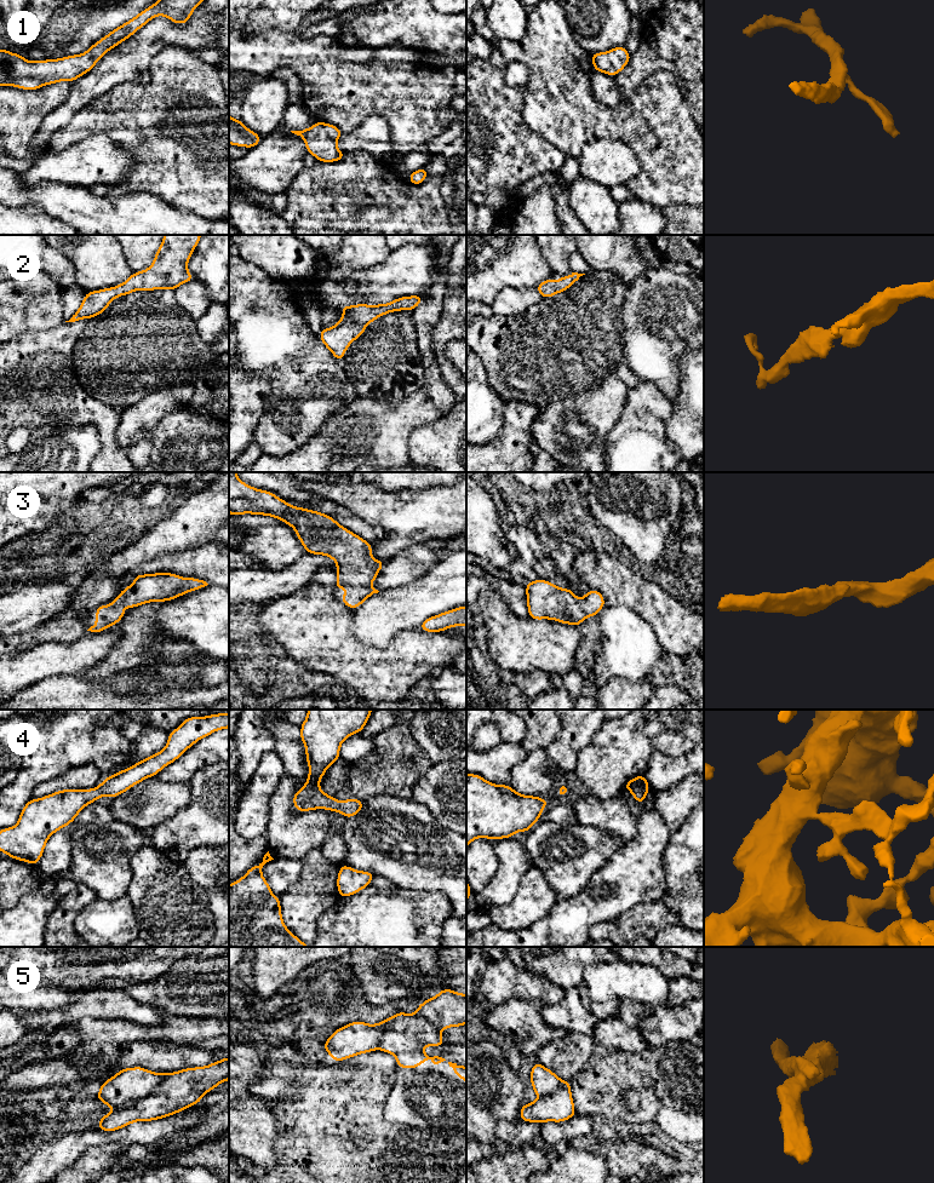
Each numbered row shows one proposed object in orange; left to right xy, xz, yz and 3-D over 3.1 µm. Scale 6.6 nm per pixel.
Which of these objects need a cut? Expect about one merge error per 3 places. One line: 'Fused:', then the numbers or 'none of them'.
Fused: 5

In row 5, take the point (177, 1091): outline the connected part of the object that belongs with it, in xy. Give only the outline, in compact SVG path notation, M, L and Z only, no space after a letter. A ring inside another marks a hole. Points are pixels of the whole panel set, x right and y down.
M229 1057L205 1067L168 1073L149 1096L104 1114L96 1127L113 1132L136 1121L167 1118L200 1103L204 1095L225 1080L229 1080Z

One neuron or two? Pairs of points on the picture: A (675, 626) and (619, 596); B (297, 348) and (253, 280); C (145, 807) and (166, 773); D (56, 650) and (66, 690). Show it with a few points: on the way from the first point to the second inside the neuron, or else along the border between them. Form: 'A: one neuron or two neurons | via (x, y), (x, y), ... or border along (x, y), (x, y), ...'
A: one neuron | via (662, 613), (647, 598), (632, 596)
B: one neuron | via (280, 331), (258, 309), (253, 297)
C: two neurons | border along (152, 776), (165, 781), (188, 781)
D: two neurons | border along (80, 676), (52, 675), (47, 677)

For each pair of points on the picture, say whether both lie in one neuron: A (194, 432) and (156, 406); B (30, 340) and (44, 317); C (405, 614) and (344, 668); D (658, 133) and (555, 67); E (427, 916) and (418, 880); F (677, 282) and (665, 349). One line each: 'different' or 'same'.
A: different
B: different
C: different
D: same
E: different
F: same

